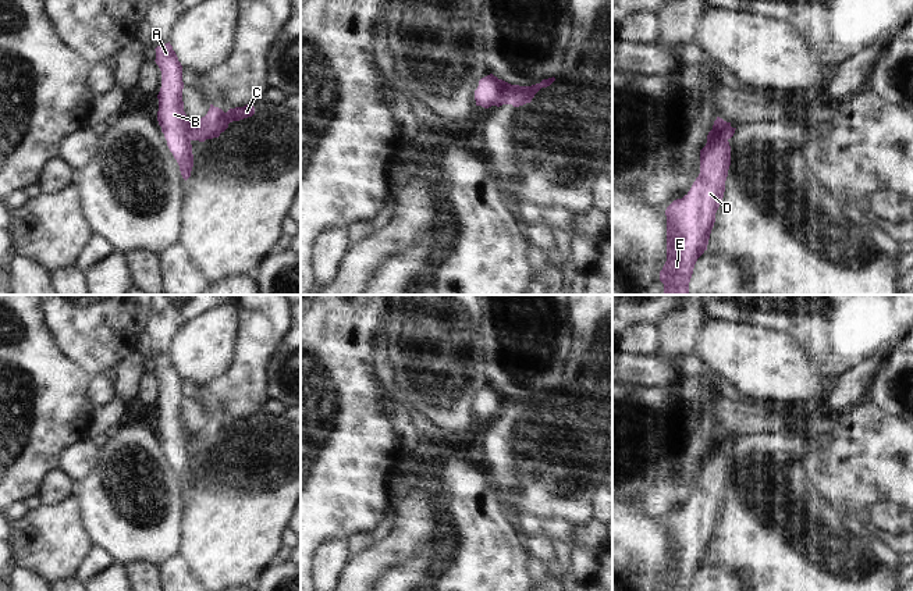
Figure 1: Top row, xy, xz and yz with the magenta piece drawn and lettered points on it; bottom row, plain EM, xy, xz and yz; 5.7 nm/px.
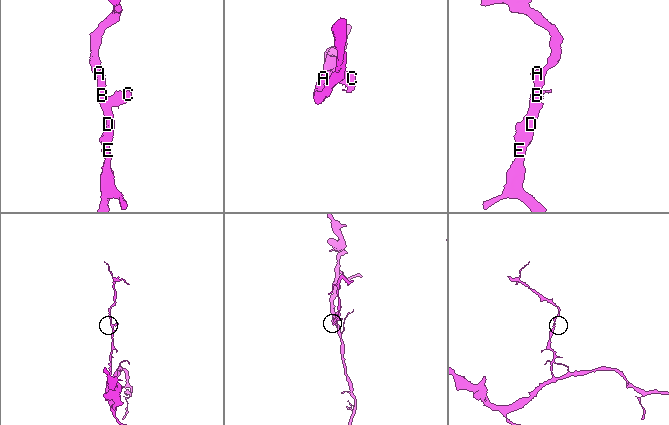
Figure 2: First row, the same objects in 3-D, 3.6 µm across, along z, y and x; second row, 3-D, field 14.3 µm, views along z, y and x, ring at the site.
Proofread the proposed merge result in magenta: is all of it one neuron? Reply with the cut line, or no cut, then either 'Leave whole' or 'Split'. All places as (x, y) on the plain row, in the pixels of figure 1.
Split along xz (498, 391), (501, 408), (494, 416). Split.

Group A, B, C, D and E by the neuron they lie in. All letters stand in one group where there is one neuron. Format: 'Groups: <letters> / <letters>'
Groups: A B D E / C.

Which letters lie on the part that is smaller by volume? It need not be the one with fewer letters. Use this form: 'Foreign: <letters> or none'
Foreign: C

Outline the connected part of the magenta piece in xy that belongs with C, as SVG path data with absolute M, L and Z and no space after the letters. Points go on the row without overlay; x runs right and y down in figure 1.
M210 416L210 420L205 428L189 435L188 449L199 453L219 449L220 445L228 439L230 434L252 428L253 426L253 416L230 420L227 424Z

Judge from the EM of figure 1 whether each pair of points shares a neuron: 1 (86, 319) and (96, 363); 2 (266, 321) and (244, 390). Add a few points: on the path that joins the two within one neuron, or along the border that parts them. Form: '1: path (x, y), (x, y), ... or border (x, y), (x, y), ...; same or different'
1: path (96, 330), (96, 352); same
2: path (259, 338), (252, 352), (248, 373); same

